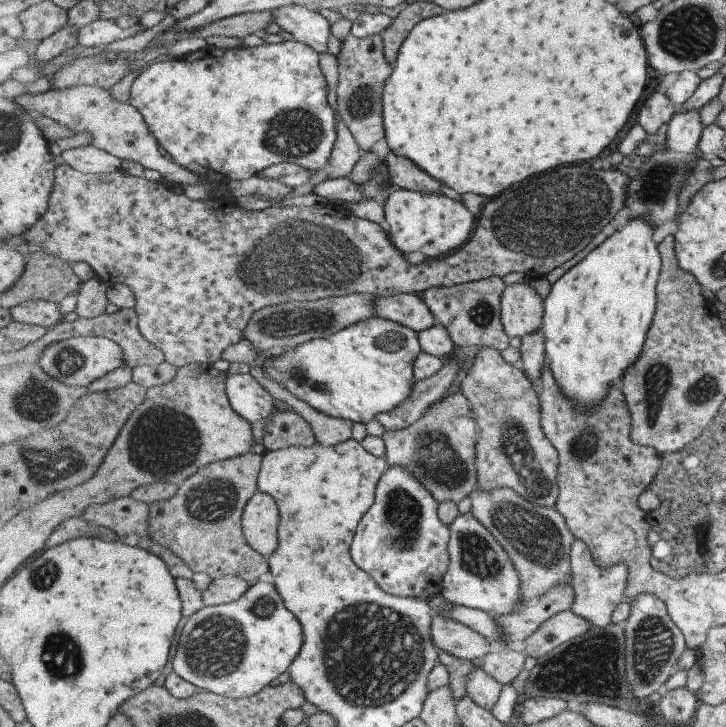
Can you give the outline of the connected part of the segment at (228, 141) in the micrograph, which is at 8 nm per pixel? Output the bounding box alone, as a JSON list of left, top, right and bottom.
[128,39,337,183]

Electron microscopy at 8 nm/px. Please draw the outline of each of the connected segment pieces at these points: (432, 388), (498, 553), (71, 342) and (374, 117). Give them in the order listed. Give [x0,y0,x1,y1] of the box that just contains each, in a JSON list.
[[376,353,468,433],[441,512,523,618],[40,336,126,387],[335,34,394,153]]

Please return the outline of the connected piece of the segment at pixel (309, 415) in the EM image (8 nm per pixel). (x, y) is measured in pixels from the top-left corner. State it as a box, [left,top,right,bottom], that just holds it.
[251,362,353,447]

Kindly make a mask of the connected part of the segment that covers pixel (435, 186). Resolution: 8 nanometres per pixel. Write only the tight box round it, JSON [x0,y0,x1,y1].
[386,151,443,194]

